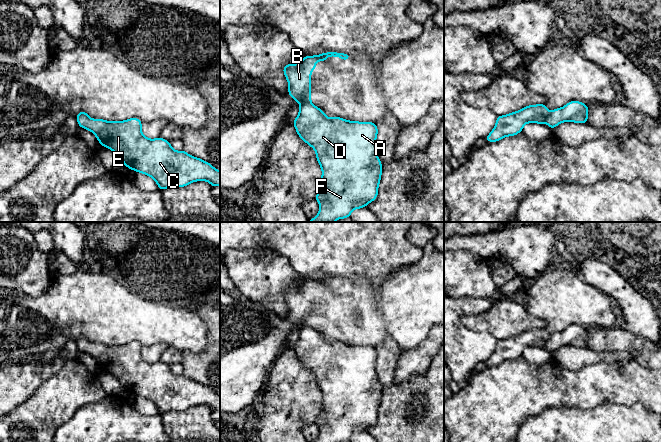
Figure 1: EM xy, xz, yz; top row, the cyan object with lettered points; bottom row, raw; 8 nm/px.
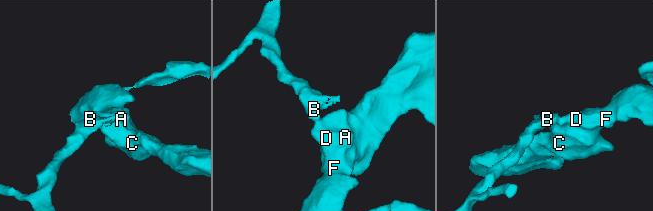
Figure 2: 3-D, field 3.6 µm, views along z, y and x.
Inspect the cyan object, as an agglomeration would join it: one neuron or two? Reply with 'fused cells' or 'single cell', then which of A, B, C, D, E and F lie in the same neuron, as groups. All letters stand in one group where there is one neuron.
fused cells | A C D E F / B

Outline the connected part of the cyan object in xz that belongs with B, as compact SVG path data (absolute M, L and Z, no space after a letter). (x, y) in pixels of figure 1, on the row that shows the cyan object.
M324 52L317 56L304 56L299 63L287 64L283 67L289 85L288 94L296 102L300 104L311 102L311 73L316 67L316 62L326 61L328 56L341 57L343 61L346 61L351 57L351 54Z

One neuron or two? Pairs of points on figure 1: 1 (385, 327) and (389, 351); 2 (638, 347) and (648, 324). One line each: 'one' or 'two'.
1: two
2: two

